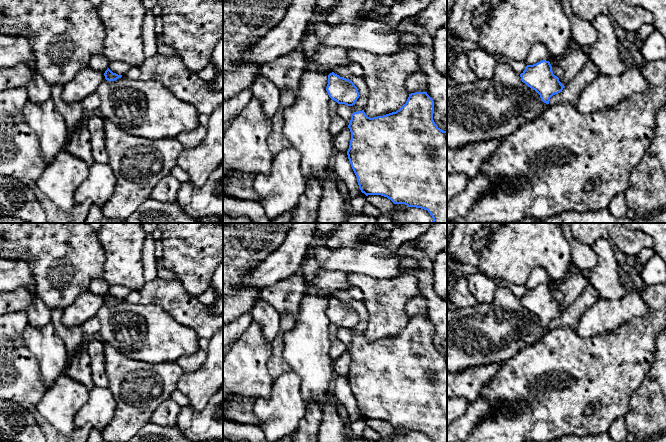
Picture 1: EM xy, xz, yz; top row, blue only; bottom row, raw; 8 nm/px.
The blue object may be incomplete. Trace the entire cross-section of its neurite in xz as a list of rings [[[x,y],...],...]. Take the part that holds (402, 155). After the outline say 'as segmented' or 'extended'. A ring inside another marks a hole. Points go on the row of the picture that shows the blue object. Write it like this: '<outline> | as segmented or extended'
[[[415,92],[409,94],[406,103],[396,112],[383,116],[370,118],[364,110],[354,112],[351,115],[348,128],[351,132],[351,140],[347,151],[351,167],[357,177],[357,182],[362,193],[368,195],[381,195],[390,199],[394,204],[405,204],[408,207],[416,207],[427,210],[433,218],[432,223],[447,223],[447,131],[441,130],[433,120],[434,101],[427,92]]] | as segmented

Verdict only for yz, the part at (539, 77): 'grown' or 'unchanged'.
unchanged

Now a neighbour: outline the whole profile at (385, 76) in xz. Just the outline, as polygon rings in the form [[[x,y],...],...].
[[[347,49],[347,55],[364,71],[369,90],[364,112],[368,117],[396,112],[406,103],[409,97],[406,80],[420,70],[419,57],[413,50],[381,56],[360,49]]]

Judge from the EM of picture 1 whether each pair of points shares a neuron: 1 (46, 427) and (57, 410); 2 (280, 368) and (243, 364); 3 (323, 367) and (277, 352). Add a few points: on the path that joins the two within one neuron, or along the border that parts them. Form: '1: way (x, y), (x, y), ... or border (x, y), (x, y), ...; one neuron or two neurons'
1: border (34, 409), (58, 431); two neurons
2: border (271, 344), (267, 371), (273, 380); two neurons
3: border (286, 331), (283, 336), (283, 360), (291, 370); two neurons

